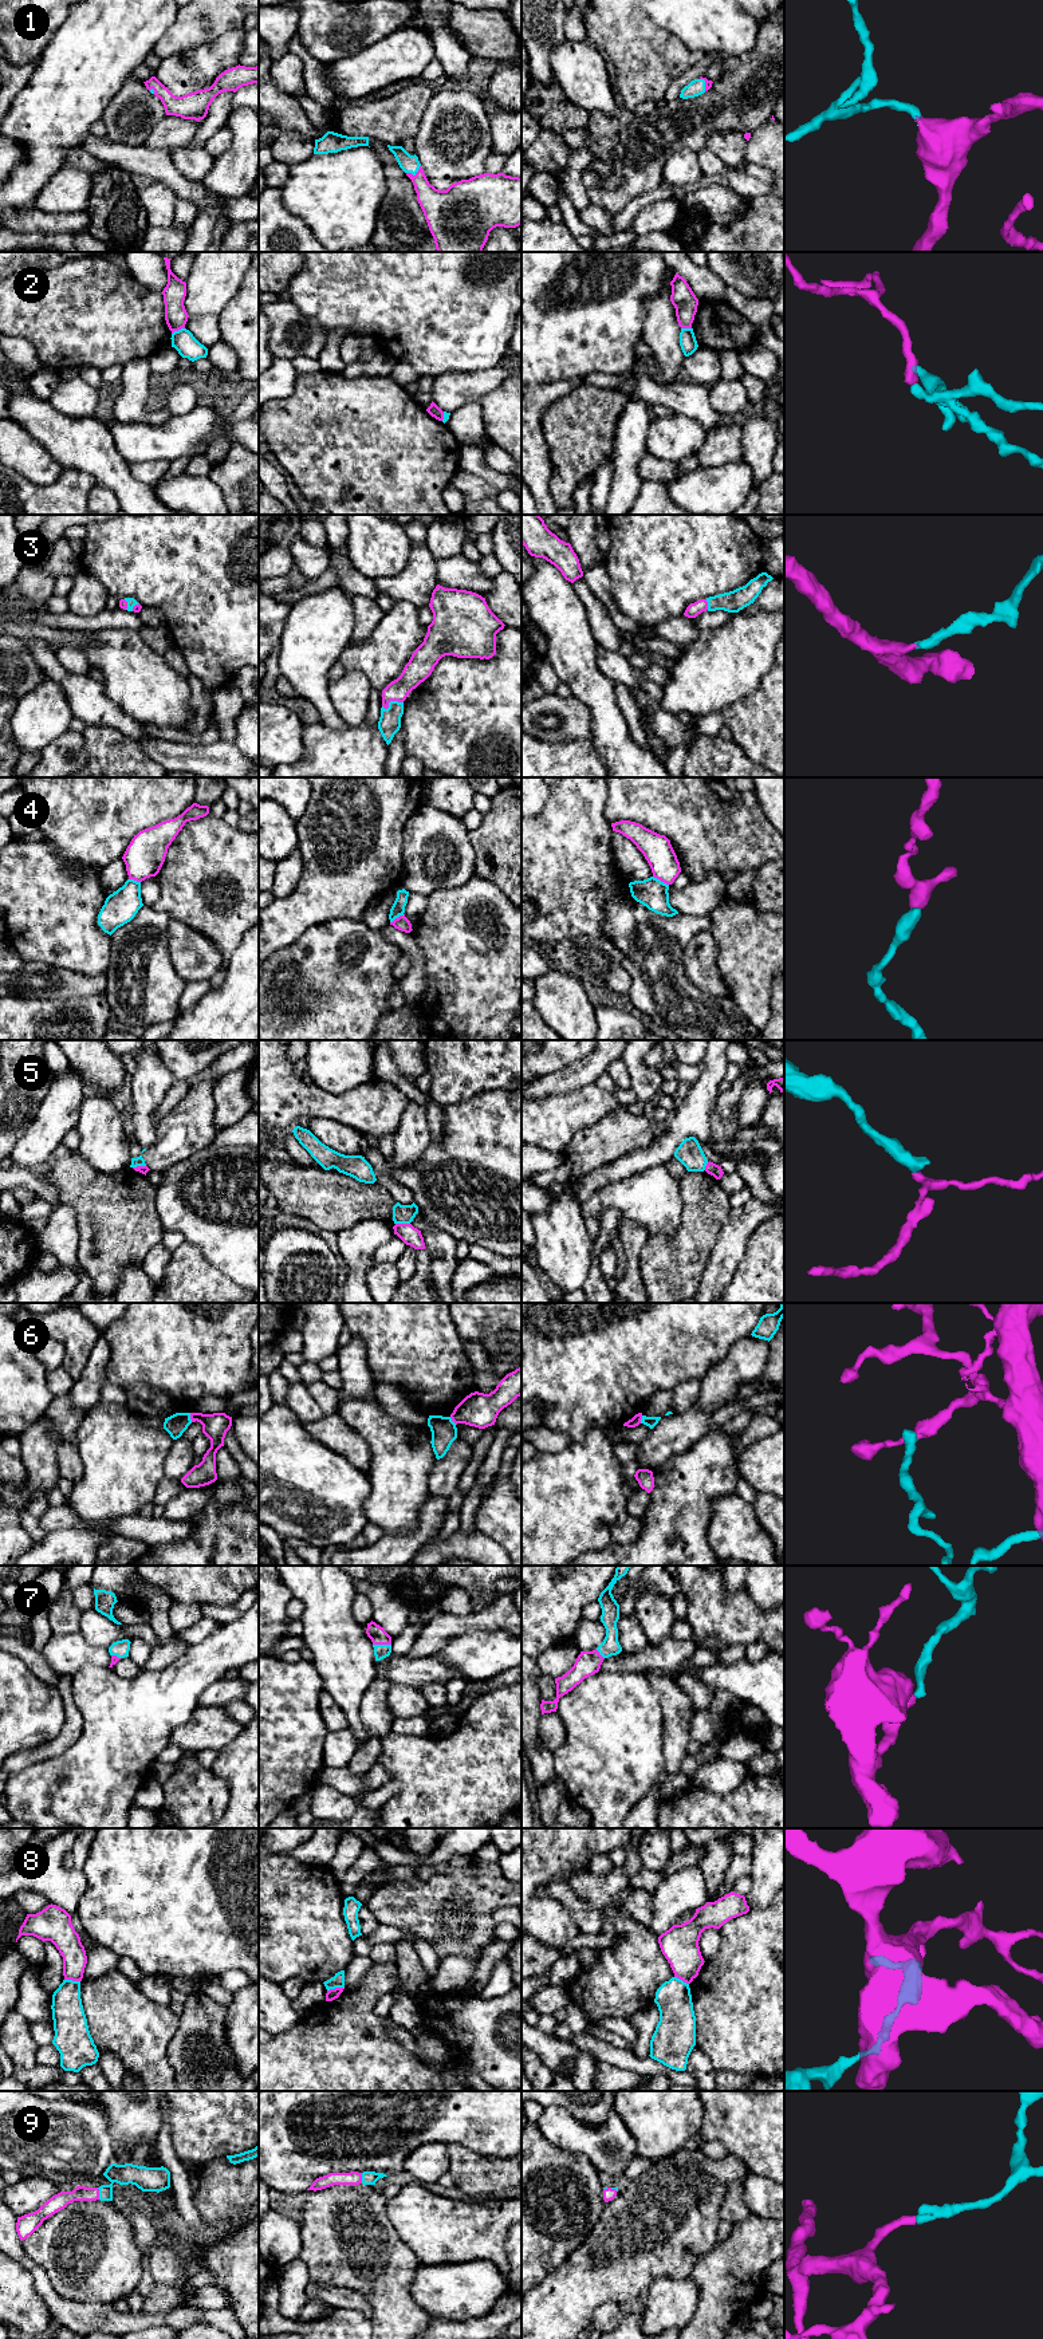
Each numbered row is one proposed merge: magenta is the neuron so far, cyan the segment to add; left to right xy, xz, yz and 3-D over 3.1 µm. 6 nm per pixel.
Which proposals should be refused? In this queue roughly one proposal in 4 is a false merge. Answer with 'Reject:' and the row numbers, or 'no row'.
Reject: 2, 4, 5, 6, 8

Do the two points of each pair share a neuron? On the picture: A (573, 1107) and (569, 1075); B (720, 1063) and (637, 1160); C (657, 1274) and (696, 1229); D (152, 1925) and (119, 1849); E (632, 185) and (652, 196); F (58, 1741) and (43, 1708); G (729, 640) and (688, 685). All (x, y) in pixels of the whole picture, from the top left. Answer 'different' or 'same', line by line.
A: different
B: same
C: same
D: same
E: different
F: different
G: same

